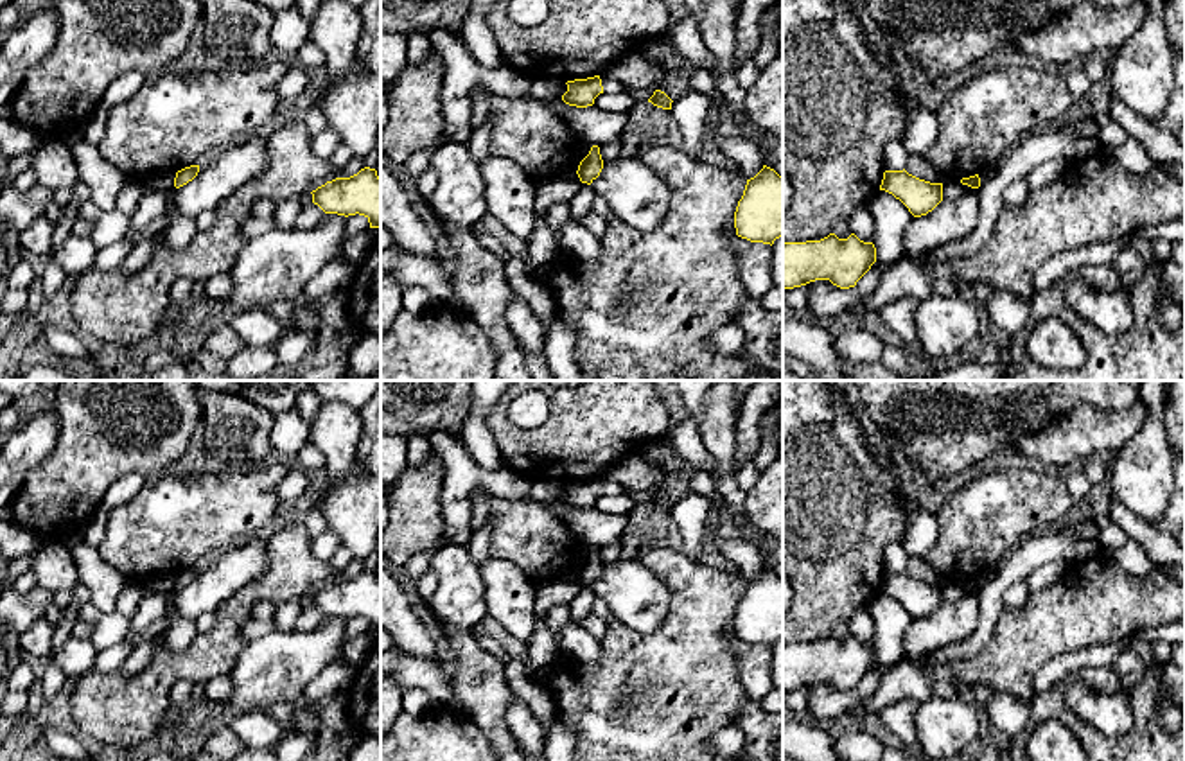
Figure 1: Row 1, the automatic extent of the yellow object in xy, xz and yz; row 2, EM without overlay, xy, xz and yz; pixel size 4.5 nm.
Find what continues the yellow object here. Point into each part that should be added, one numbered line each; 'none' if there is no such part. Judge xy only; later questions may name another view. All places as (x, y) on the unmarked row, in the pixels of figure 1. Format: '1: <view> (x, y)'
none

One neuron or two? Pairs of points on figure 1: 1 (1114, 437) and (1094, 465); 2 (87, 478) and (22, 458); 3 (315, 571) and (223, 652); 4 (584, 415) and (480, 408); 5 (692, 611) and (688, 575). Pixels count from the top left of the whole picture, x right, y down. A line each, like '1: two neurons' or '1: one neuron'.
1: two neurons
2: two neurons
3: one neuron
4: two neurons
5: one neuron

